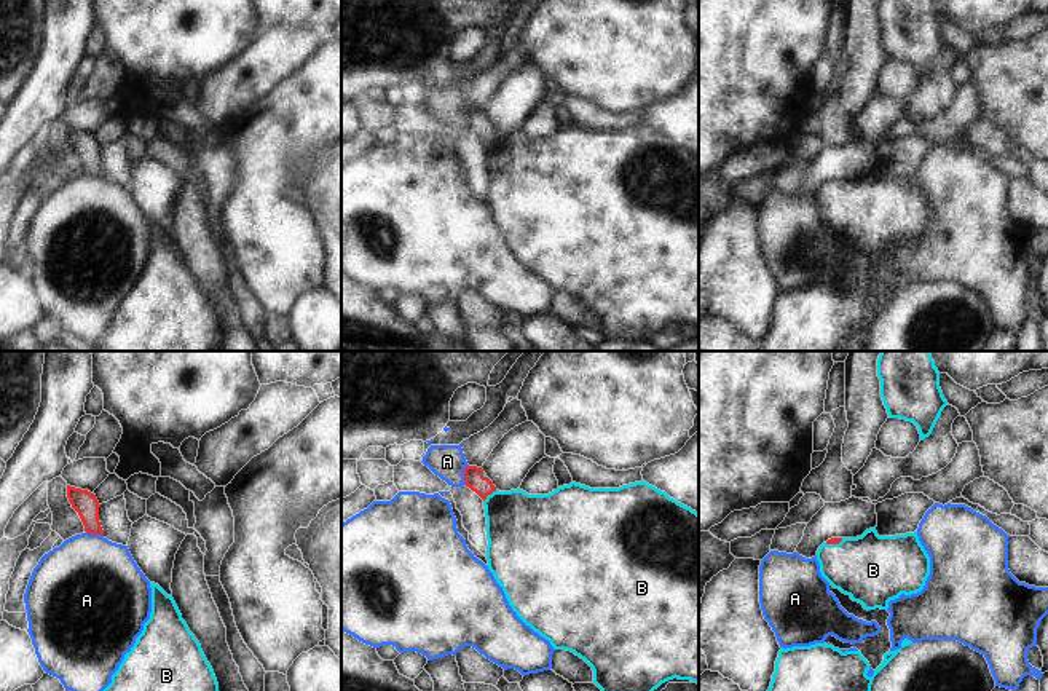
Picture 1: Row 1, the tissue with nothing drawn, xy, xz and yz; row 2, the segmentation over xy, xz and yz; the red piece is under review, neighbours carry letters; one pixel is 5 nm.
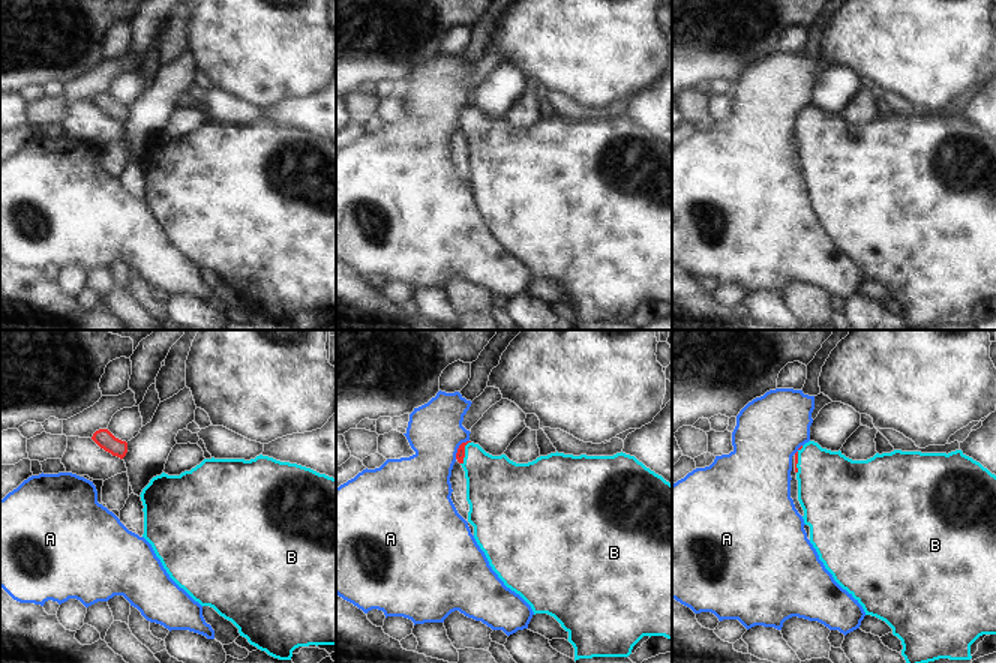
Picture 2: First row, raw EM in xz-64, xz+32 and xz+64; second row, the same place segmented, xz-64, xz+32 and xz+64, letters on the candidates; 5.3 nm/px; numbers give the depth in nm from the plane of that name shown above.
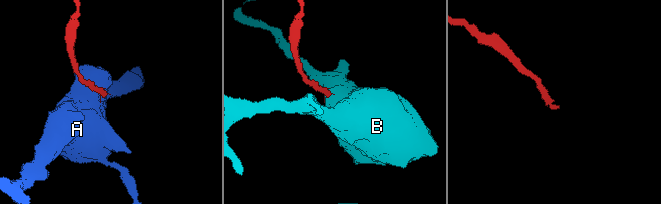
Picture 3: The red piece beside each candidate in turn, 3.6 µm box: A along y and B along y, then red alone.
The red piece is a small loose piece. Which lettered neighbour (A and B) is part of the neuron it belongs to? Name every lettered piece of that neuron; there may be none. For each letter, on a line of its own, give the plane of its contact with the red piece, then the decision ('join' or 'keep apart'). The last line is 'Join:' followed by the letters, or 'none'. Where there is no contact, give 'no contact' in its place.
A: contact in xz; keep apart
B: contact in xz; join
Join: B

